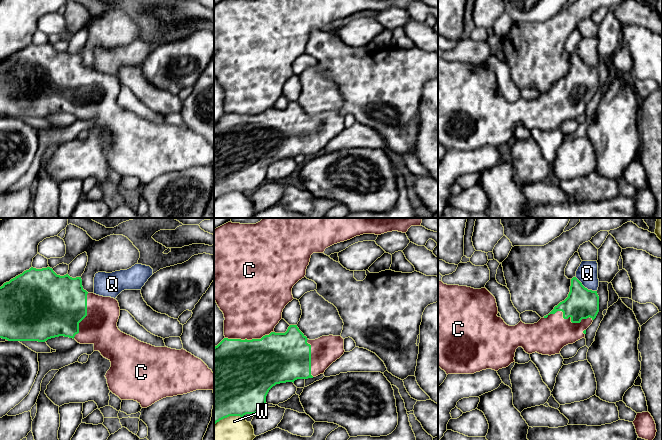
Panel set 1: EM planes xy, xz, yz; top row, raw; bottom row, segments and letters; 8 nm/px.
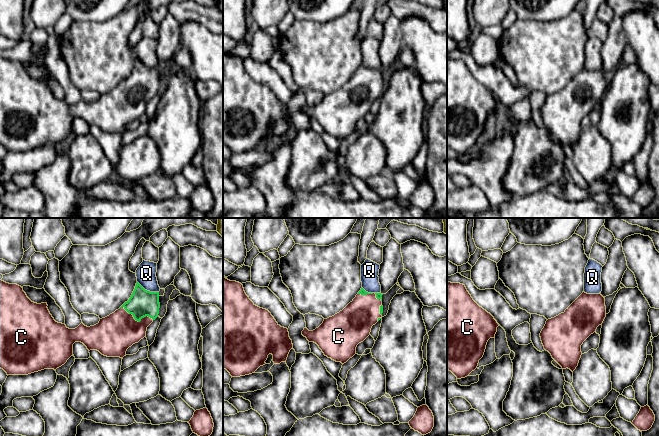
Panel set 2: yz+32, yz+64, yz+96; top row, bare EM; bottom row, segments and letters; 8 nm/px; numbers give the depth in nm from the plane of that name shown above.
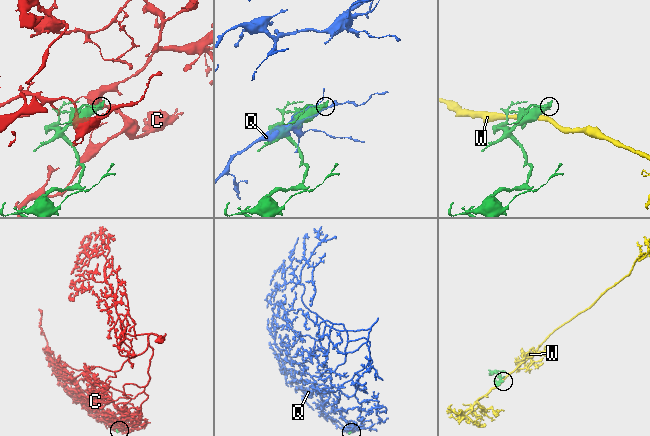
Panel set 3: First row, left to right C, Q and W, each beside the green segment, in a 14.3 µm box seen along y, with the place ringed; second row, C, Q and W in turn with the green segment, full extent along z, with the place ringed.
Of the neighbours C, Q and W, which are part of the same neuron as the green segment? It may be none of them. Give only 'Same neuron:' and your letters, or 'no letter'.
Same neuron: C

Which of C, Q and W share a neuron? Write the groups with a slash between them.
C / Q / W

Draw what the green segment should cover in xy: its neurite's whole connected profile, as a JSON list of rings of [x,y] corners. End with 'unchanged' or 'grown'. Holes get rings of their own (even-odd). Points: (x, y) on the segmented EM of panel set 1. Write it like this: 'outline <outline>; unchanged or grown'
outline [[[31,267],[29,270],[24,271],[22,274],[11,279],[9,282],[4,283],[0,287],[0,338],[8,341],[38,341],[45,342],[48,339],[64,336],[75,339],[80,344],[93,344],[94,351],[99,351],[101,355],[111,362],[111,367],[107,371],[105,377],[109,390],[118,396],[121,400],[134,400],[137,401],[142,408],[147,408],[155,402],[177,395],[187,394],[196,390],[214,390],[214,373],[208,366],[199,358],[184,349],[176,350],[168,347],[155,347],[150,344],[141,342],[136,338],[121,332],[117,327],[117,322],[120,316],[120,307],[116,299],[111,297],[103,297],[94,293],[88,293],[83,289],[81,277],[72,278],[68,274],[64,276],[57,275],[52,268],[36,269]]]; grown

